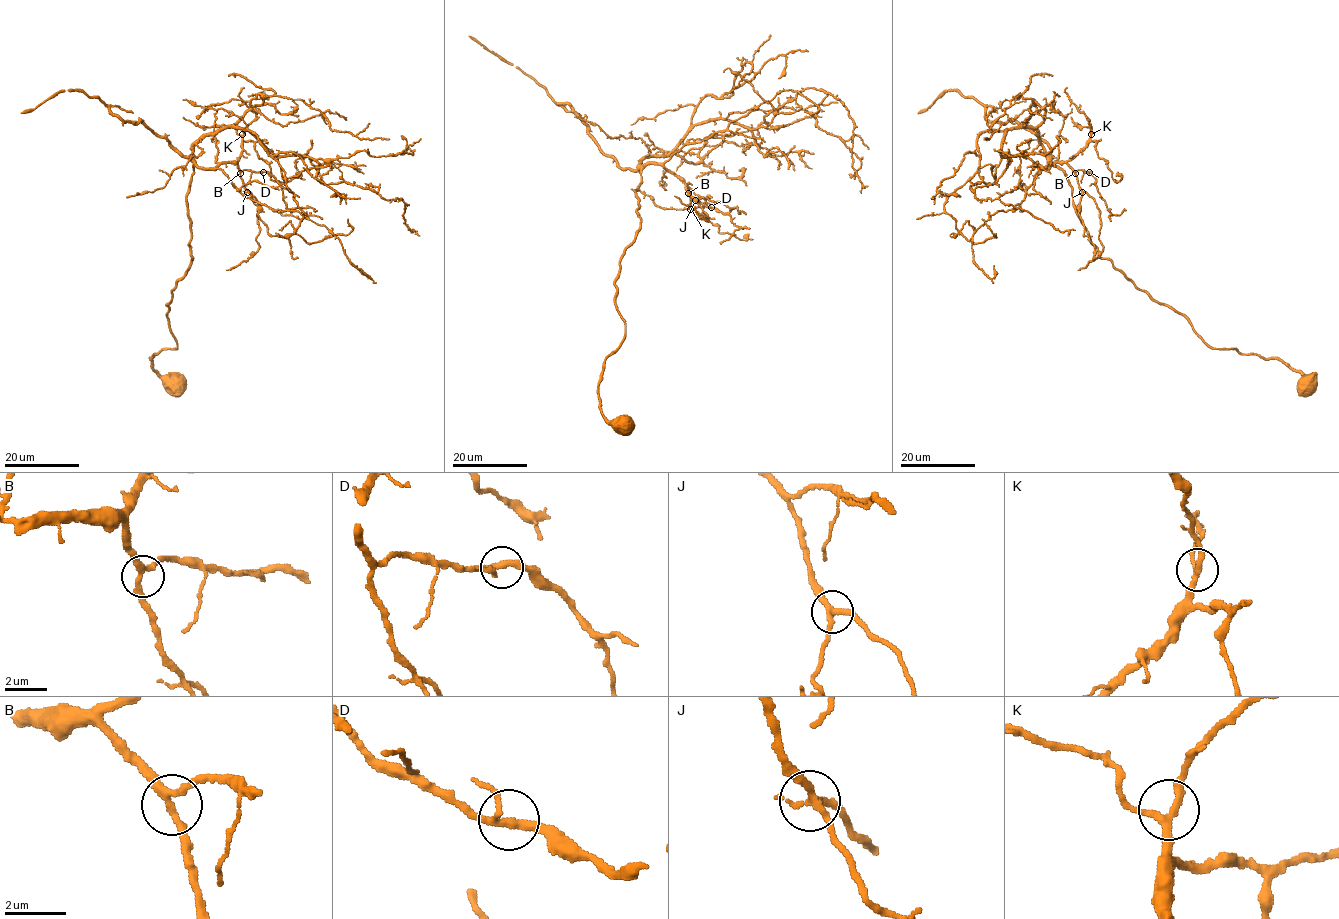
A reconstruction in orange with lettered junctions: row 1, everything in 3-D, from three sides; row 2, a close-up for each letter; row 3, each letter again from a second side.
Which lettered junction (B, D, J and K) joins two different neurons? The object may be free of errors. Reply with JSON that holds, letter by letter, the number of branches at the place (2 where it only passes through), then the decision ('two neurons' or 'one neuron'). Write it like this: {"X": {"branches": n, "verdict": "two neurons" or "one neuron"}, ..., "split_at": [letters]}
{"B": {"branches": 3, "verdict": "one neuron"}, "D": {"branches": 3, "verdict": "one neuron"}, "J": {"branches": 3, "verdict": "one neuron"}, "K": {"branches": 3, "verdict": "one neuron"}, "split_at": []}

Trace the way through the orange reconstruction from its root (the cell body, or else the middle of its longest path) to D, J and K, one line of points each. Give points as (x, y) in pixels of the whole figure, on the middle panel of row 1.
D: (623, 424), (603, 416), (598, 382), (625, 333), (615, 279), (640, 228), (641, 171), (660, 163), (711, 207)
J: (623, 424), (603, 416), (598, 382), (625, 333), (615, 279), (640, 228), (641, 171), (660, 163), (695, 200)
K: (623, 424), (603, 416), (598, 382), (625, 333), (615, 279), (640, 228), (641, 171), (673, 172), (690, 209)

